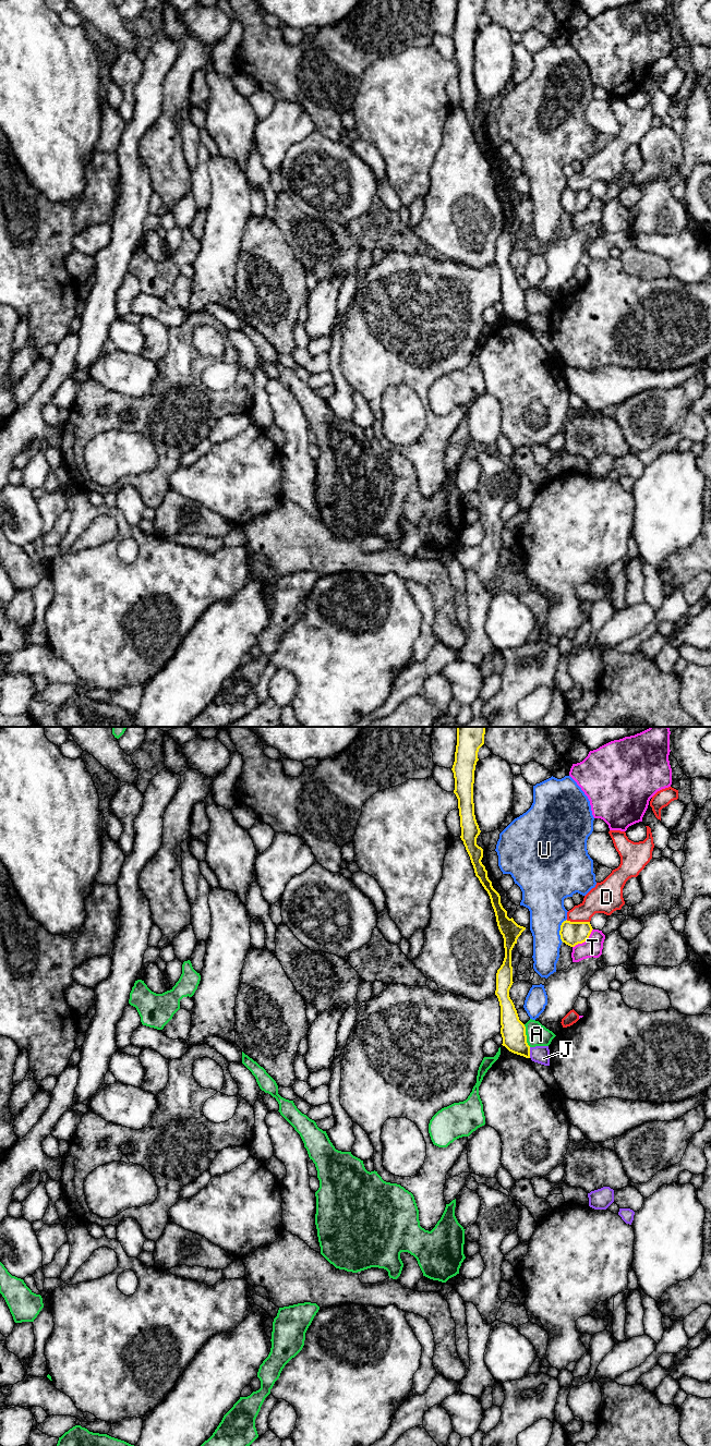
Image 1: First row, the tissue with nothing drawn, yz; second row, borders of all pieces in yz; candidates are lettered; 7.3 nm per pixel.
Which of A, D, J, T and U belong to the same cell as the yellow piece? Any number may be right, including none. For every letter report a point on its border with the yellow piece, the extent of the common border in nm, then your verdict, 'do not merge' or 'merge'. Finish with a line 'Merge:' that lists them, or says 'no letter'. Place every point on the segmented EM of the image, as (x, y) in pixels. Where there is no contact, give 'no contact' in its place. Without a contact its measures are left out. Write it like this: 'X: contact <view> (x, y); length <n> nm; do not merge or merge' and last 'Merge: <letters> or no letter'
A: contact yz (526, 1035); length 180 nm; do not merge
D: contact yz (578, 922); length 180 nm; do not merge
J: contact yz (529, 1053); length 80 nm; do not merge
T: contact yz (585, 940); length 200 nm; do not merge
U: contact yz (559, 931); length 180 nm; do not merge
Merge: no letter

